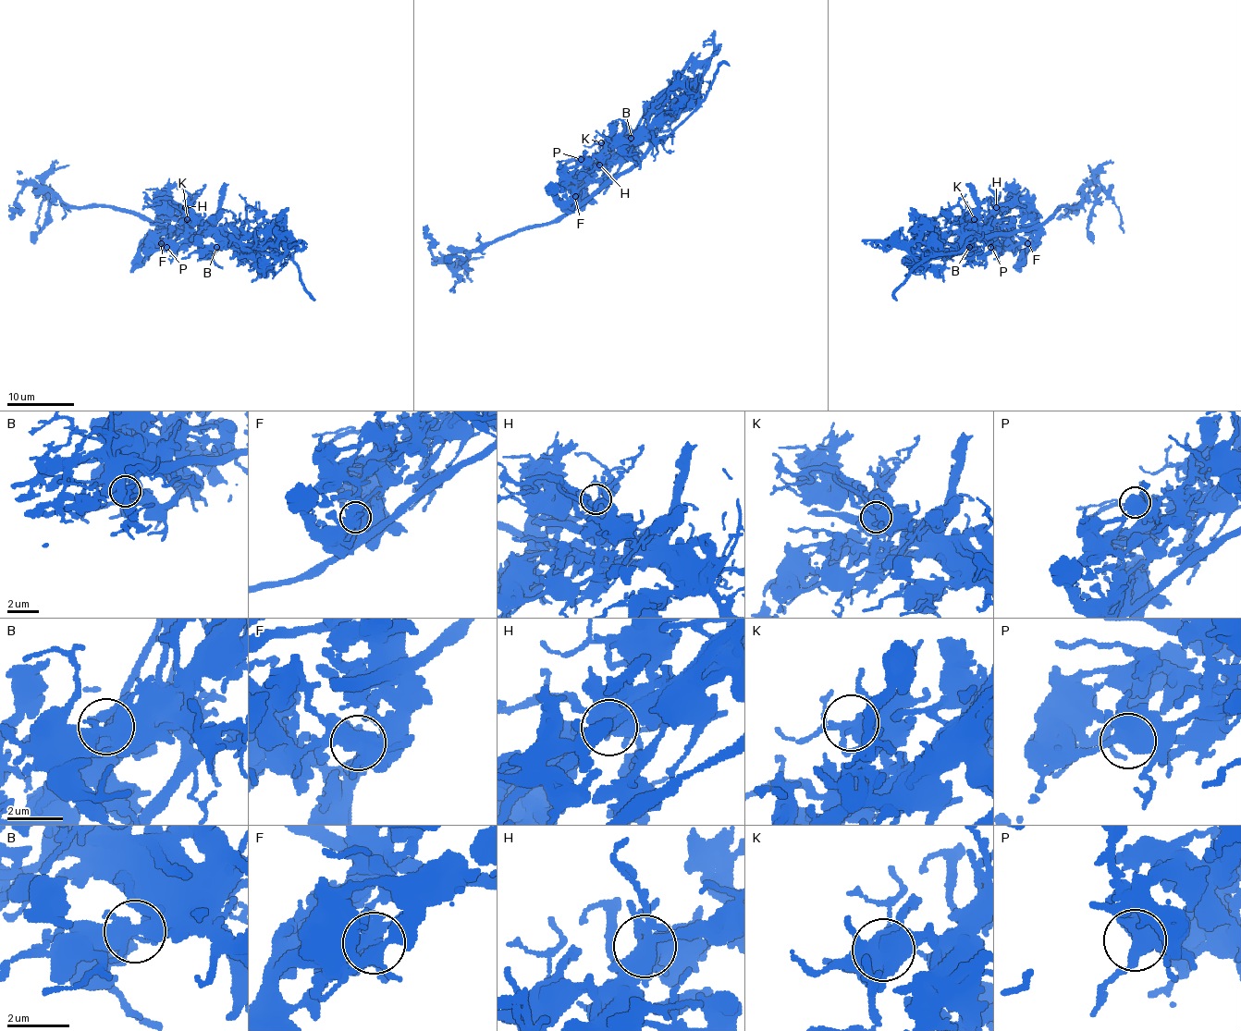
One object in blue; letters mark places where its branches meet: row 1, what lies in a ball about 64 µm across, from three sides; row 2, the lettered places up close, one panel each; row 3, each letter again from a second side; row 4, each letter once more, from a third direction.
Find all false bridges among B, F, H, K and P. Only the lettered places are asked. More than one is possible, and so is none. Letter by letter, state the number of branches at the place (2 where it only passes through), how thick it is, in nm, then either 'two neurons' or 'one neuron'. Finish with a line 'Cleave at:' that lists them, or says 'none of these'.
B: 3 | 480 nm | one neuron
F: 5 | 480 nm | two neurons
H: 8 | 480 nm | one neuron
K: 3 | 440 nm | one neuron
P: 3 | 480 nm | one neuron
Cleave at: F

